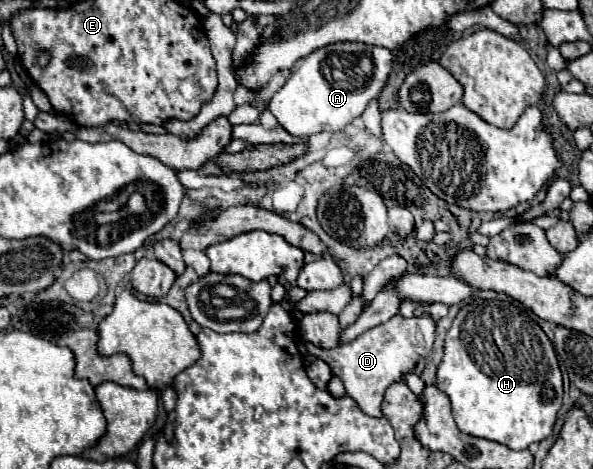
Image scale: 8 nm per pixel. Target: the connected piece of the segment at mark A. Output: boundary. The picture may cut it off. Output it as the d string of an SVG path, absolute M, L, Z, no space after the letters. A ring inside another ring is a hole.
M332 43L330 47L320 47L312 51L306 59L300 59L294 67L294 75L286 81L282 89L274 93L268 109L278 119L278 123L296 137L308 137L320 131L340 131L352 119L360 117L366 105L380 97L386 77L392 69L392 53L384 47L374 47L366 43ZM360 55L368 55L374 61L374 73L368 77L360 65Z

